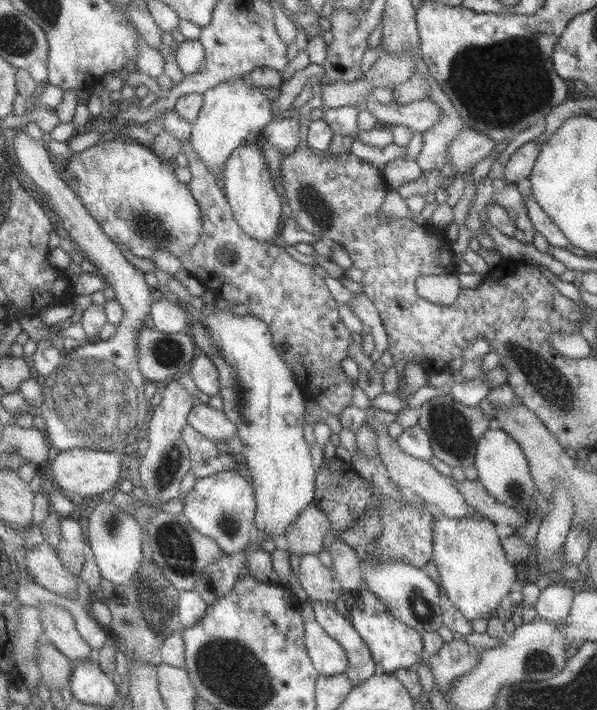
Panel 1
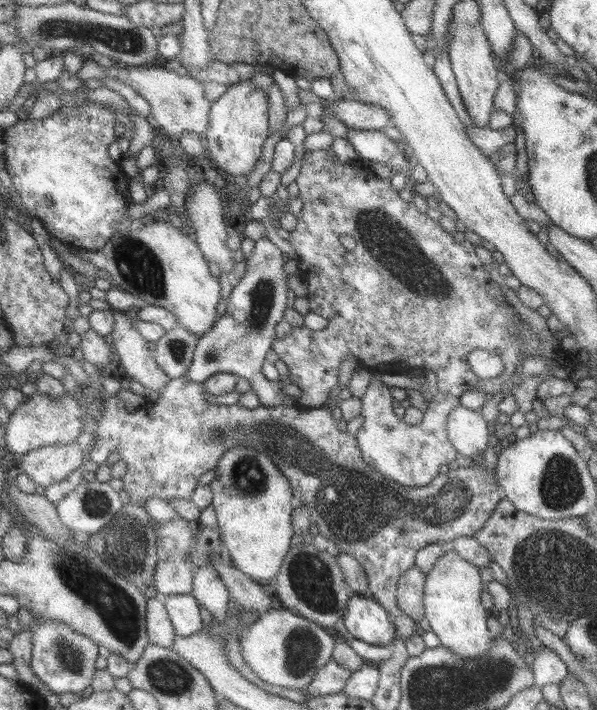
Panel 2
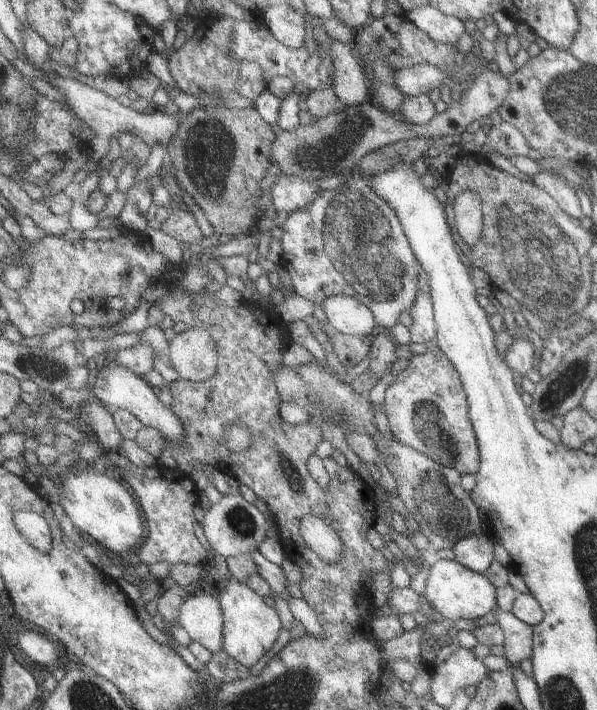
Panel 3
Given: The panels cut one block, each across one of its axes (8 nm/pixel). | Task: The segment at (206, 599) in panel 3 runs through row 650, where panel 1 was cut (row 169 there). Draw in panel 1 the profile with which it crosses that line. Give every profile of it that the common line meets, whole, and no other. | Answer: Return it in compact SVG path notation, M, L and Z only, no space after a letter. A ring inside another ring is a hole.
M246 79L225 81L204 94L204 105L197 120L192 123L192 135L190 138L193 148L200 156L199 158L207 164L207 168L213 174L216 175L223 164L225 166L225 160L227 160L232 150L235 150L235 148L248 140L259 137L259 133L263 130L263 127L269 121L273 120L272 111L269 106L271 106L271 100L264 95L264 92L259 87L247 82Z

